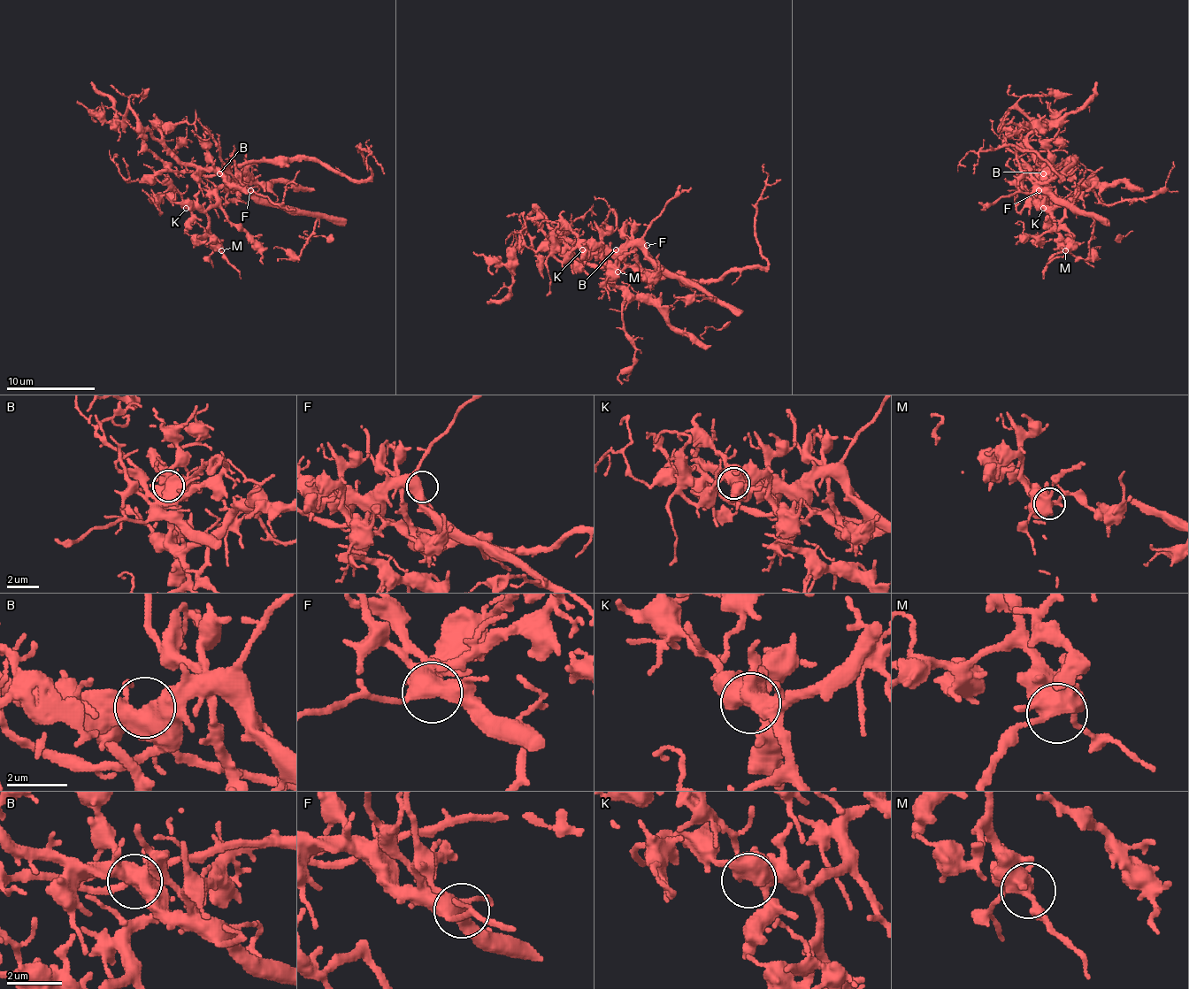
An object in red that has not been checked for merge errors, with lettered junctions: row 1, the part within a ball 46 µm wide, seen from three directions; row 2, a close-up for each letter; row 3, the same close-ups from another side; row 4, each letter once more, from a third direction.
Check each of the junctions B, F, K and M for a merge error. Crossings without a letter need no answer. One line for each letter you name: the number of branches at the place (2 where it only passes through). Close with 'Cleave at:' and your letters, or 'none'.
Cleave at: none

